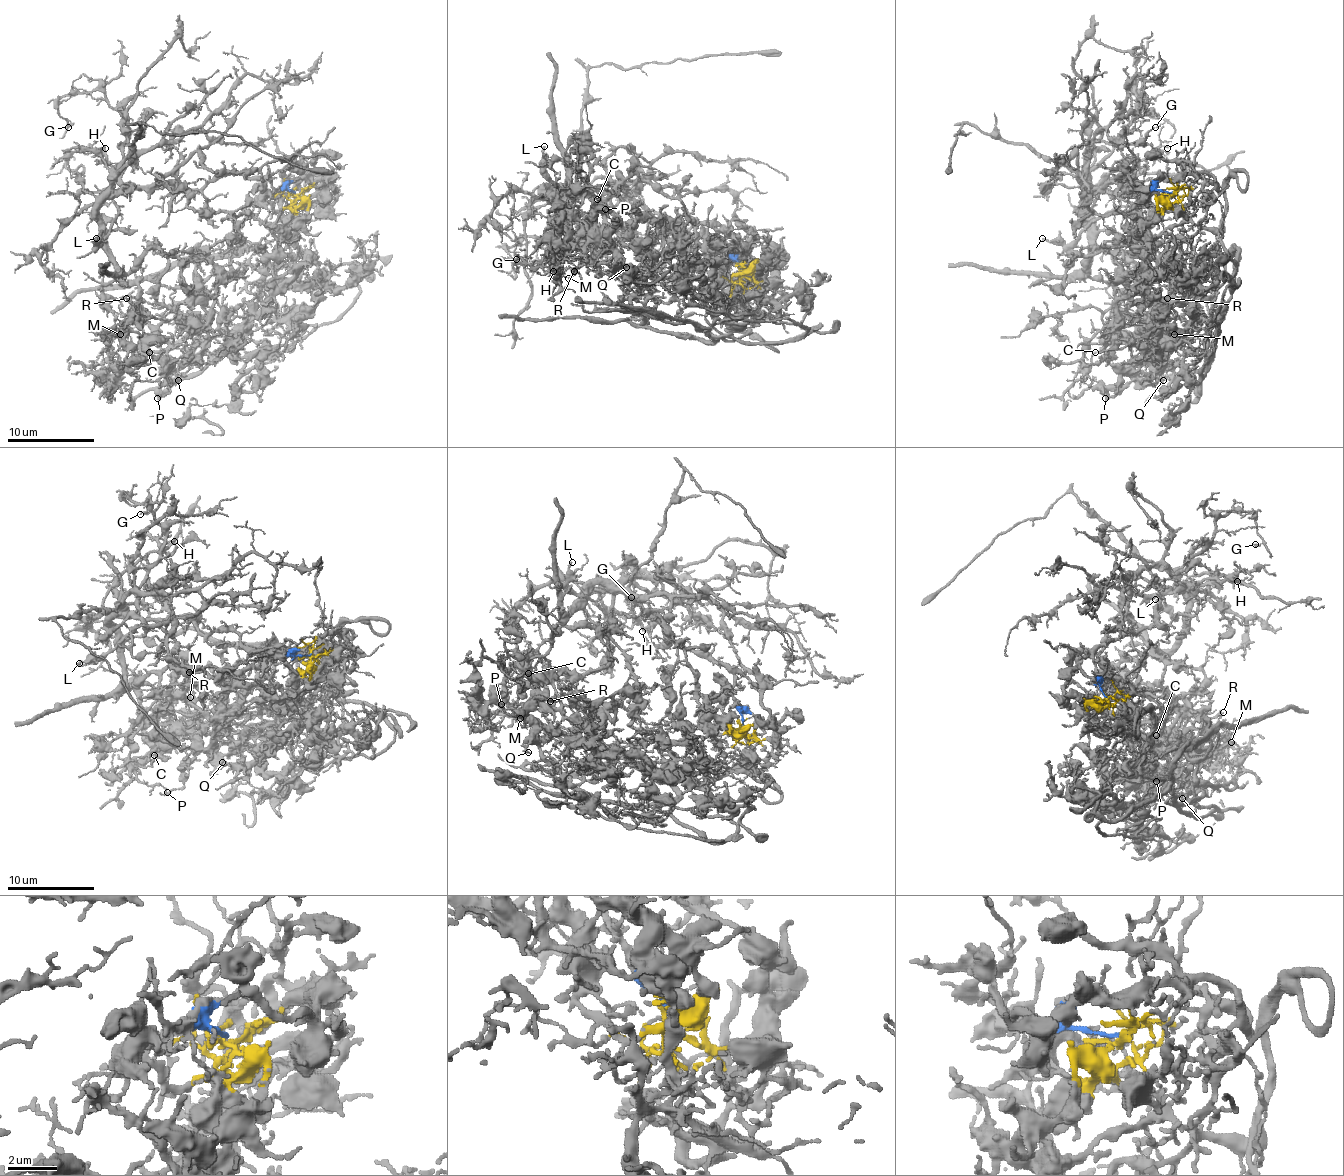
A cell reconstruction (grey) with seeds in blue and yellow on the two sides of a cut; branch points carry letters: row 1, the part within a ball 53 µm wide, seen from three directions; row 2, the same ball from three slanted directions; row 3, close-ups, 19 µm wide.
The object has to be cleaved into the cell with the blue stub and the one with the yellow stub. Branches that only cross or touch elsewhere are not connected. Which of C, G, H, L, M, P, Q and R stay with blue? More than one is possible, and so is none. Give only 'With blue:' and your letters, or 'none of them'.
With blue: G, H, L

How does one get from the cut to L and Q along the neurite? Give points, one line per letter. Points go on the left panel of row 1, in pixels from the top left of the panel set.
L: (294, 192), (238, 174), (216, 174), (198, 190), (163, 183), (109, 187), (118, 214), (98, 244), (96, 238)
Q: (294, 192), (296, 222), (281, 231), (301, 253), (279, 270), (281, 286), (238, 327), (183, 351), (179, 379)

